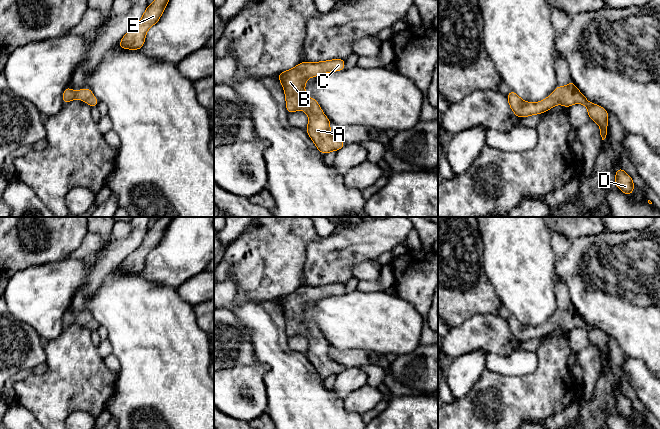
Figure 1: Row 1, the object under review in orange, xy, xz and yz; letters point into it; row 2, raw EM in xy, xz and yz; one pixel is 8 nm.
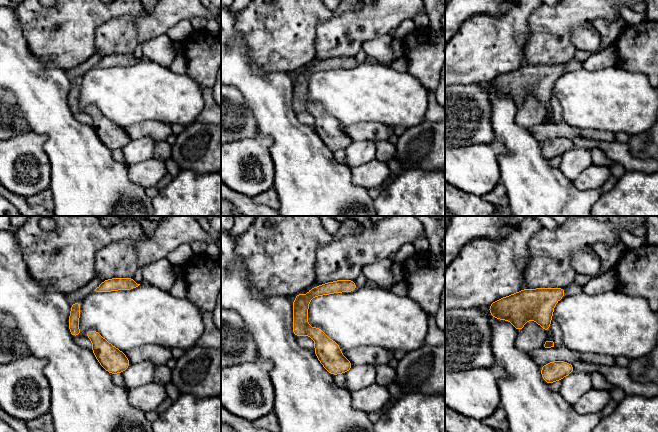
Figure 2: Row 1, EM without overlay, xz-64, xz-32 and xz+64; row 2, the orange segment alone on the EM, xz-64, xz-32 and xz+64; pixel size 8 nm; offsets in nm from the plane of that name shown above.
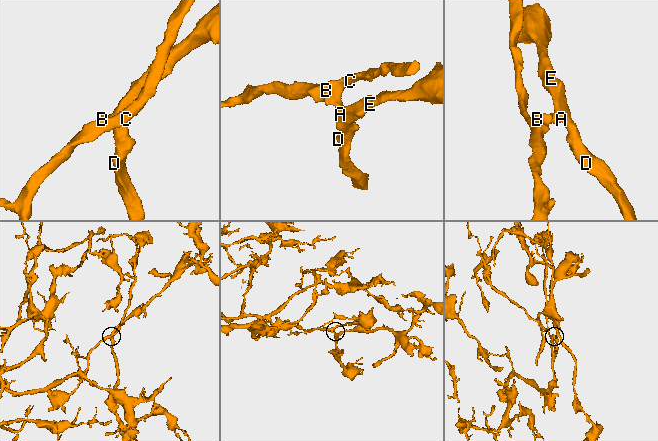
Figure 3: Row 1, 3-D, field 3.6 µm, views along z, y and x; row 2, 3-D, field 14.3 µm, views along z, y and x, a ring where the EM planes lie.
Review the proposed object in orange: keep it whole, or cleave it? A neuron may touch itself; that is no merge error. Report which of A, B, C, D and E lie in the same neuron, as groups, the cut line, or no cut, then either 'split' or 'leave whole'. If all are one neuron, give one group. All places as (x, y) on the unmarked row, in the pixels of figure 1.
A B C D E; no cut; leave whole

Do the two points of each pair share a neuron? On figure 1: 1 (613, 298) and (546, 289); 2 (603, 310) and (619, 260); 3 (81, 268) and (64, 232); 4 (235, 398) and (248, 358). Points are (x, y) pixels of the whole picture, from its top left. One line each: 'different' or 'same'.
1: different
2: same
3: different
4: different

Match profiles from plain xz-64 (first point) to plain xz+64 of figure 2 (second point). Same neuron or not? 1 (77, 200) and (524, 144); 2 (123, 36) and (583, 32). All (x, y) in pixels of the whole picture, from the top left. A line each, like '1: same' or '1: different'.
1: same
2: different

